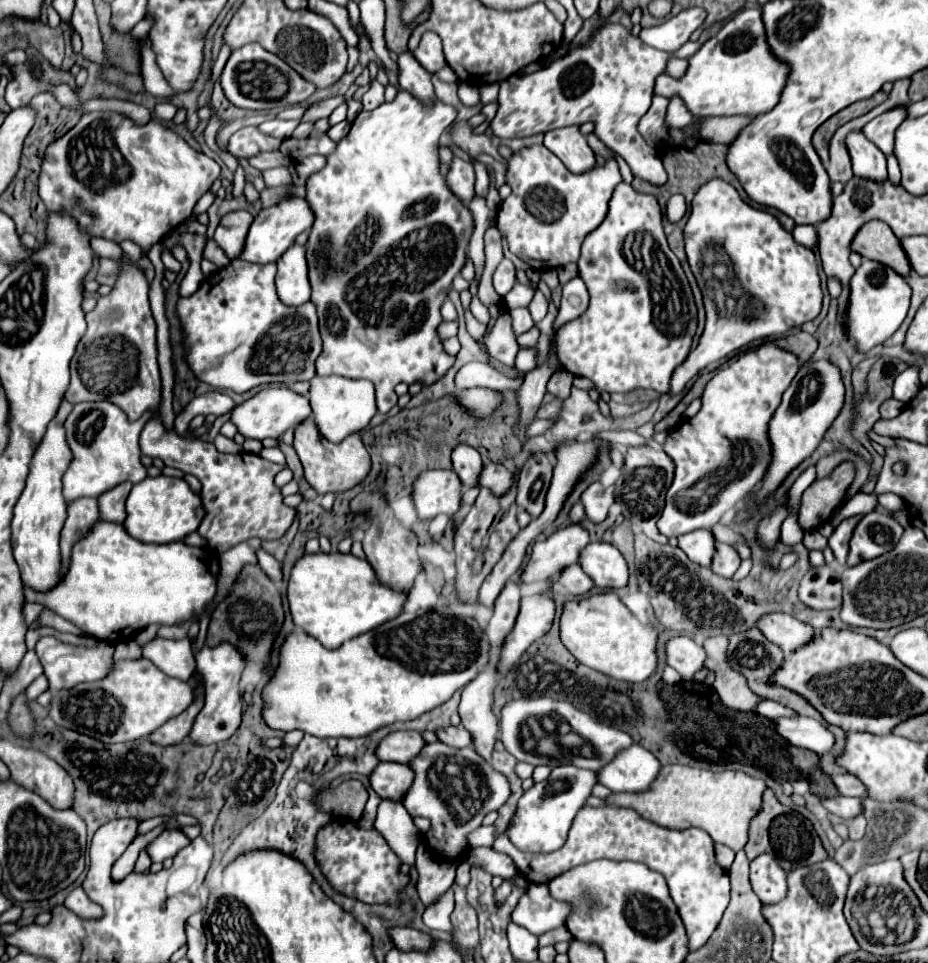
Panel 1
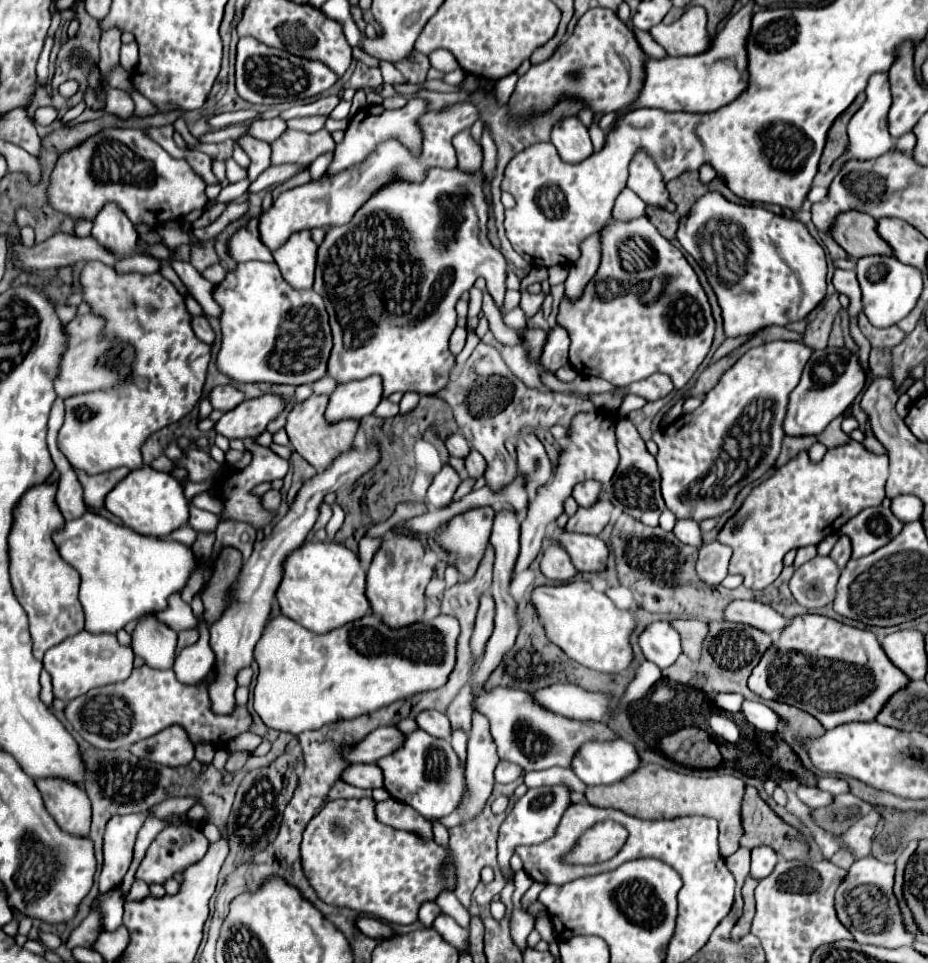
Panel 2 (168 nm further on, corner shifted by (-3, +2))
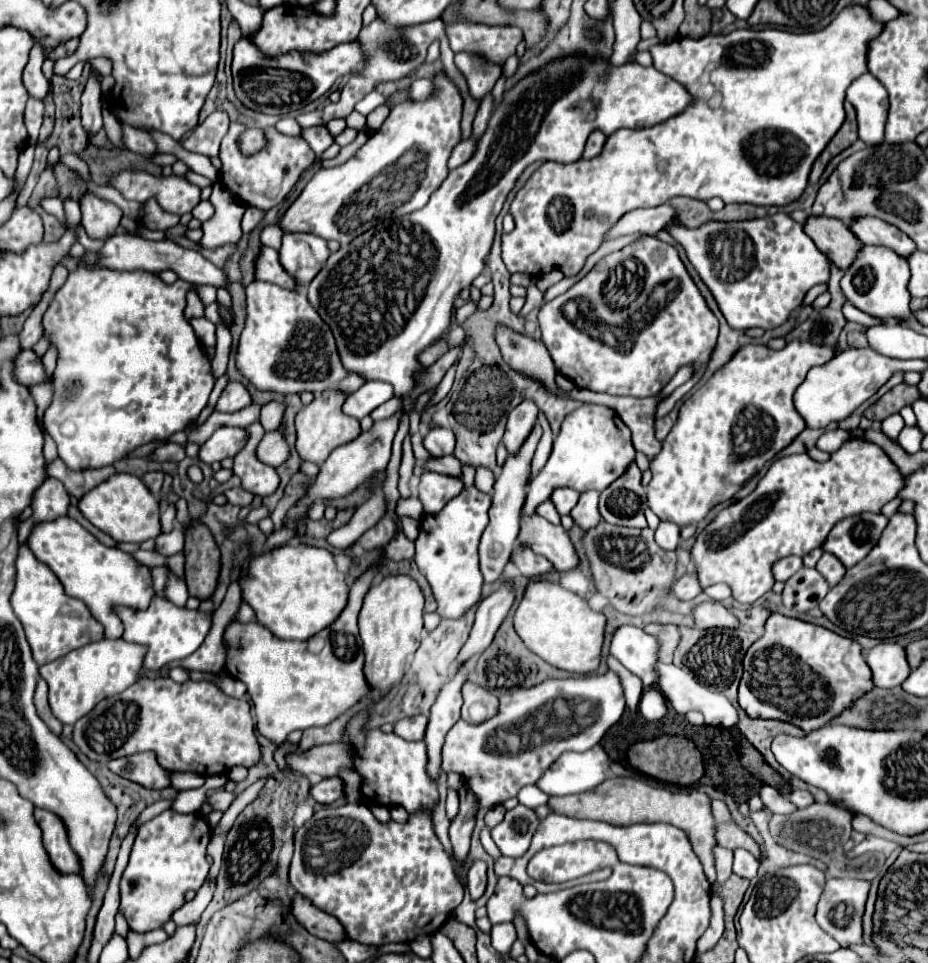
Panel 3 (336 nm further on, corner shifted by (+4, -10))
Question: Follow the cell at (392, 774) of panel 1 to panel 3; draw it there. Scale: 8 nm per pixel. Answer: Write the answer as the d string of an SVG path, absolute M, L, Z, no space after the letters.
M324 778L320 780L318 784L310 786L310 796L318 802L318 804L332 804L336 800L342 798L342 792L344 786L342 786L342 780L340 778Z

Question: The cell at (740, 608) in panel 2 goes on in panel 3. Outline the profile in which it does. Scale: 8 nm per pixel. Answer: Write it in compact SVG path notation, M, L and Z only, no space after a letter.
M702 602L692 608L692 616L698 628L738 628L740 622L720 602Z

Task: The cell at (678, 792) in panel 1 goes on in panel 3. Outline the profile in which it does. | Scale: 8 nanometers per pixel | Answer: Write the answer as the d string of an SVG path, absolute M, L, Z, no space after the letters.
M628 776L628 778L608 778L596 790L588 790L584 794L572 794L564 798L550 798L548 806L552 812L560 812L564 816L572 818L588 818L588 820L602 820L614 826L630 826L638 822L666 822L680 830L684 830L692 842L692 848L696 850L696 856L700 858L706 878L710 884L716 882L716 870L714 870L714 858L712 848L716 844L714 840L714 820L710 812L710 798L698 790L684 790L684 792L670 792L664 788L656 788L646 784L640 778Z

